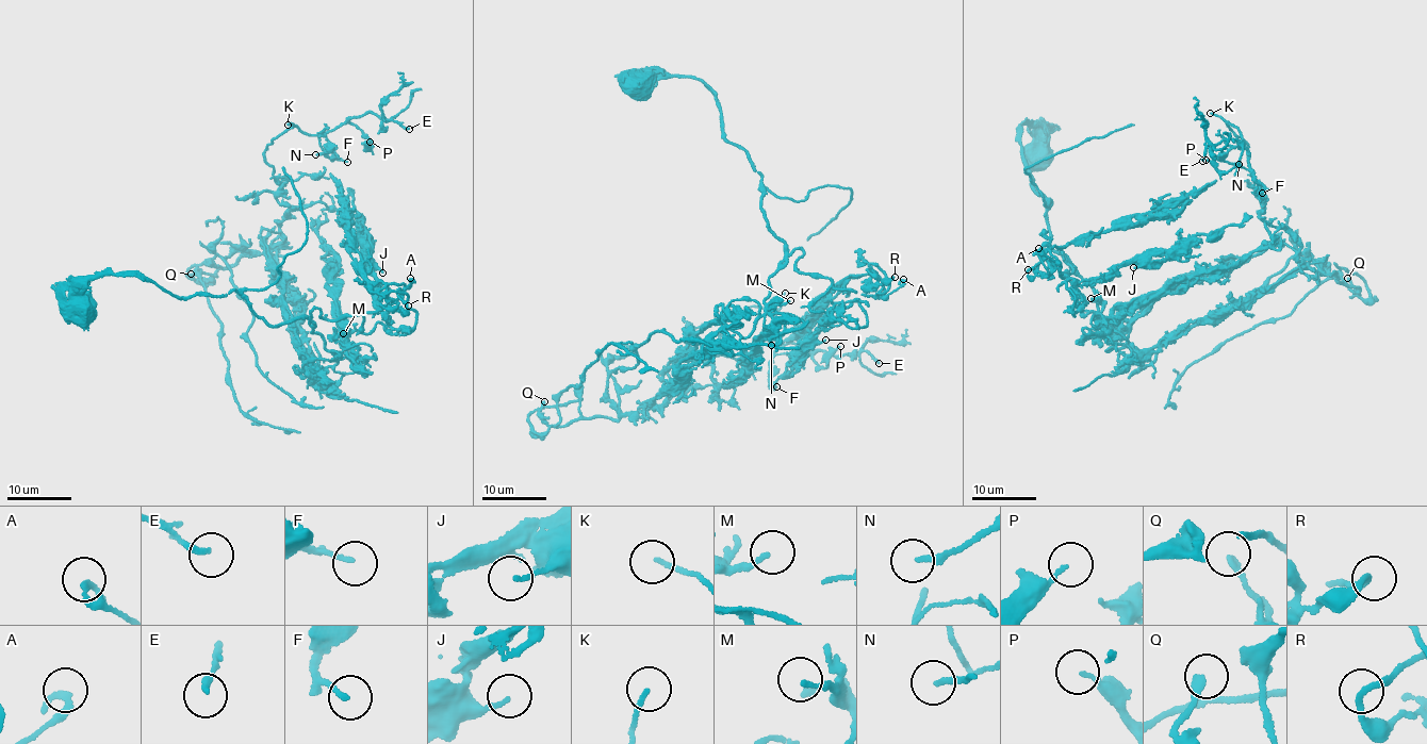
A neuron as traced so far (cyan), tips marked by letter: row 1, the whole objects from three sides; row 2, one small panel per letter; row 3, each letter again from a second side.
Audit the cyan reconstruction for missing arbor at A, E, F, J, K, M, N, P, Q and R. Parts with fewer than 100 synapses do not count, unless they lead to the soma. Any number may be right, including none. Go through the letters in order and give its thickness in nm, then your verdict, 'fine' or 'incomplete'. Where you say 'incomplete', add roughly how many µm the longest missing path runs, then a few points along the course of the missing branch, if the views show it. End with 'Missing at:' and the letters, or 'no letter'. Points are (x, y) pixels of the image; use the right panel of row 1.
A: calibre 240 nm; incomplete; missing 35 µm; course (1038, 248), (1048, 269), (1059, 274), (1058, 288), (1069, 292), (1133, 265), (1182, 255), (1188, 263)
E: calibre 200 nm; fine
F: calibre 150 nm; fine
J: calibre 140 nm; fine
K: calibre 140 nm; fine
M: calibre 160 nm; fine
N: calibre 190 nm; fine
P: calibre 130 nm; fine
Q: calibre 140 nm; fine
R: calibre 180 nm; fine
Missing at: A

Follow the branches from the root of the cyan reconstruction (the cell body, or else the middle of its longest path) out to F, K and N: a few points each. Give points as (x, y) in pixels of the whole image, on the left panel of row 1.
F: (84, 310), (233, 290), (332, 366), (264, 149), (347, 162)
K: (84, 310), (100, 271), (233, 290), (335, 363), (302, 361), (264, 240), (302, 208), (264, 160), (288, 125)
N: (84, 310), (100, 271), (233, 290), (332, 366), (264, 240), (302, 208), (266, 147), (315, 154)

